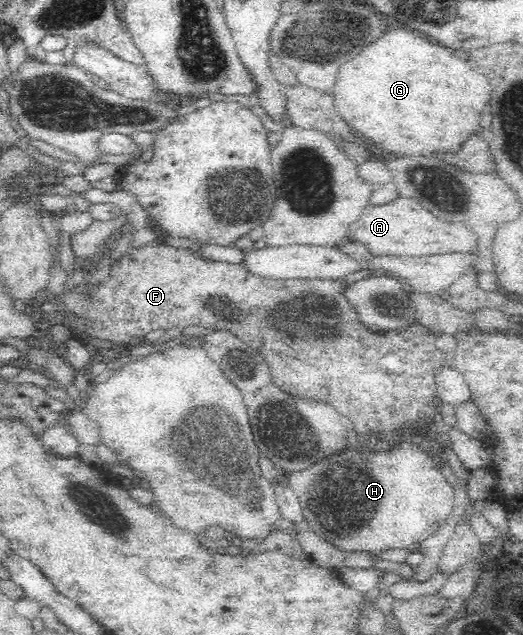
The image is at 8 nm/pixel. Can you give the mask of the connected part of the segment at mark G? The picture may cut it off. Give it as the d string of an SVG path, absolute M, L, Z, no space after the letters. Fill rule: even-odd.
M387 26L373 44L341 66L330 93L337 112L349 126L373 143L379 154L387 152L398 157L409 155L409 152L429 154L431 150L455 152L457 144L461 144L461 140L465 140L479 124L481 110L488 104L491 90L489 79L473 70L455 54L455 50L433 44L427 34Z

